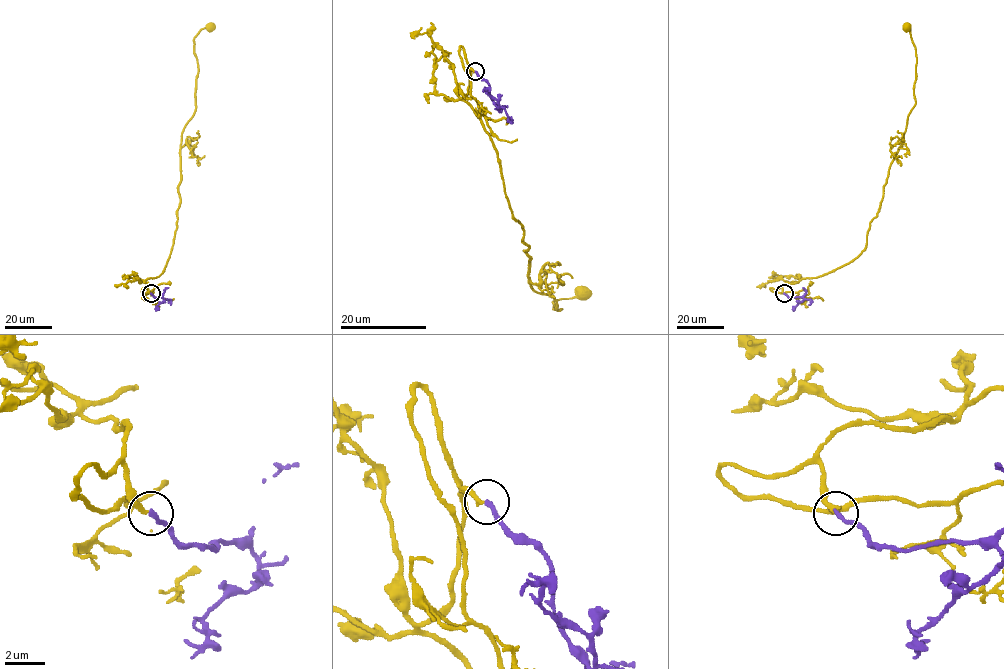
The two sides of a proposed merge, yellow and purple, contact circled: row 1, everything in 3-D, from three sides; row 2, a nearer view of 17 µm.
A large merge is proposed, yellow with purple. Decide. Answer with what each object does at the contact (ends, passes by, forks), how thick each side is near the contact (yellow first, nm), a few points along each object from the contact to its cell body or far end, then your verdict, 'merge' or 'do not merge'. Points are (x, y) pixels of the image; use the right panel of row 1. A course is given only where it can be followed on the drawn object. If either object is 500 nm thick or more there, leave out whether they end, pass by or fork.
yellow ends there; purple ends there; 240 nm thick on the yellow side, 220 nm on the other; yellow runs (783, 293), (784, 283), (833, 271), (865, 246), (915, 103), (915, 47), (906, 28); purple runs (783, 293), (804, 299), (795, 308); do not merge

